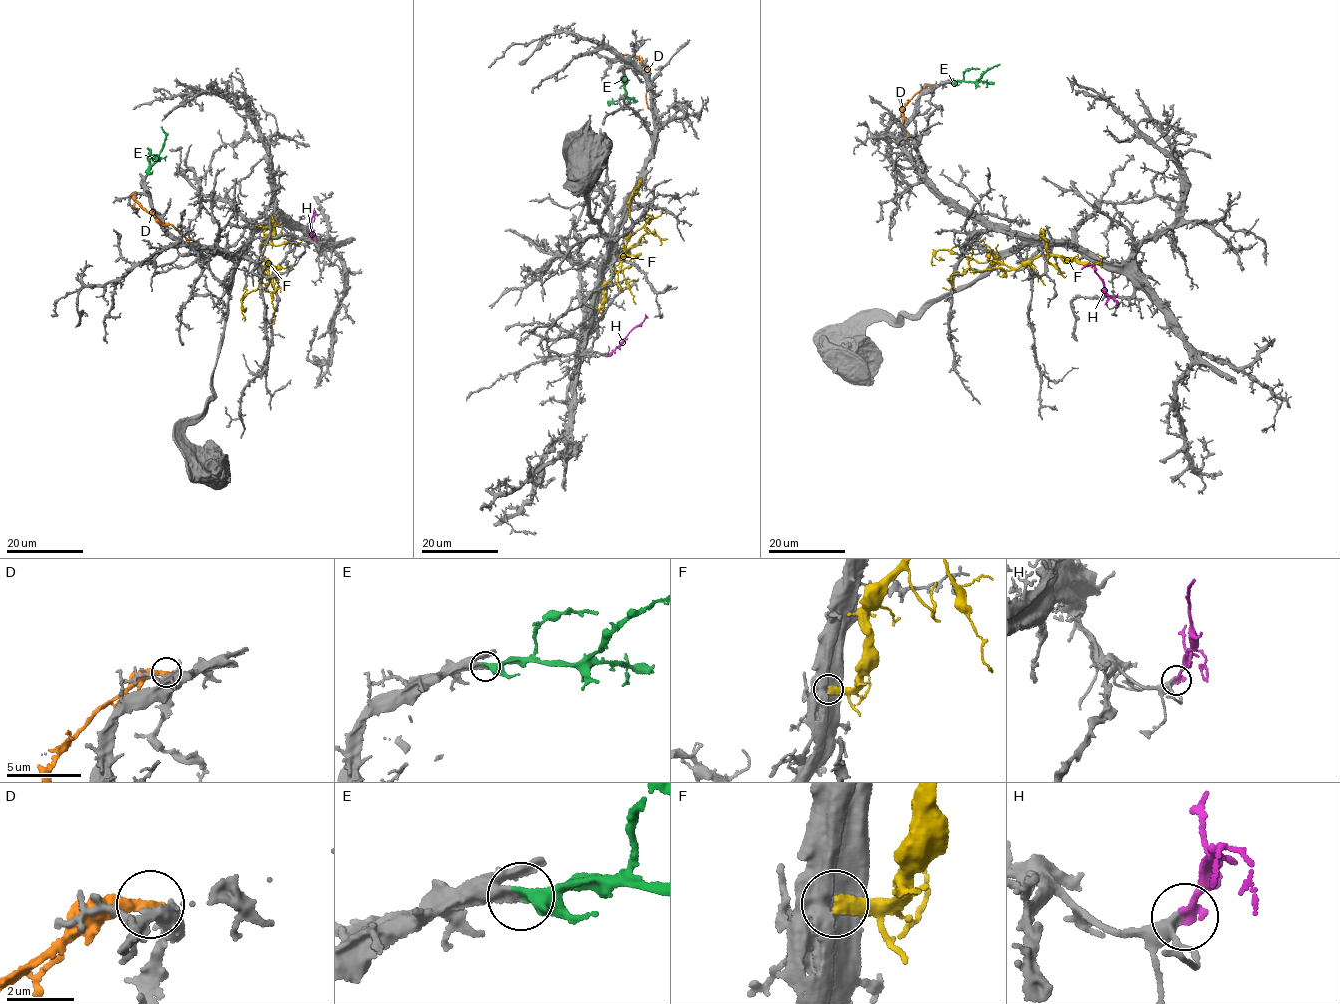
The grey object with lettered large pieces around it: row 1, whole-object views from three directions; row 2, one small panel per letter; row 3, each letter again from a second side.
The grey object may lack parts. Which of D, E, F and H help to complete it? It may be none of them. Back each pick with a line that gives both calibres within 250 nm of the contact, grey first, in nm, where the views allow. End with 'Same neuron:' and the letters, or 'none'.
E: calibres 320 and 480 nm
H: calibres 300 and 280 nm
Same neuron: E, H

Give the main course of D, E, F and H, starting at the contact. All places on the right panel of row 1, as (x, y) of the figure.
D: (932, 85), (914, 95), (902, 111), (903, 128), (917, 150), (918, 159)
E: (950, 83), (973, 82), (999, 64)
F: (1099, 264), (1041, 254), (1015, 268), (989, 260), (981, 262), (941, 249), (932, 257), (931, 263), (935, 265)
H: (1117, 306), (1094, 266), (1088, 264), (1079, 270)

